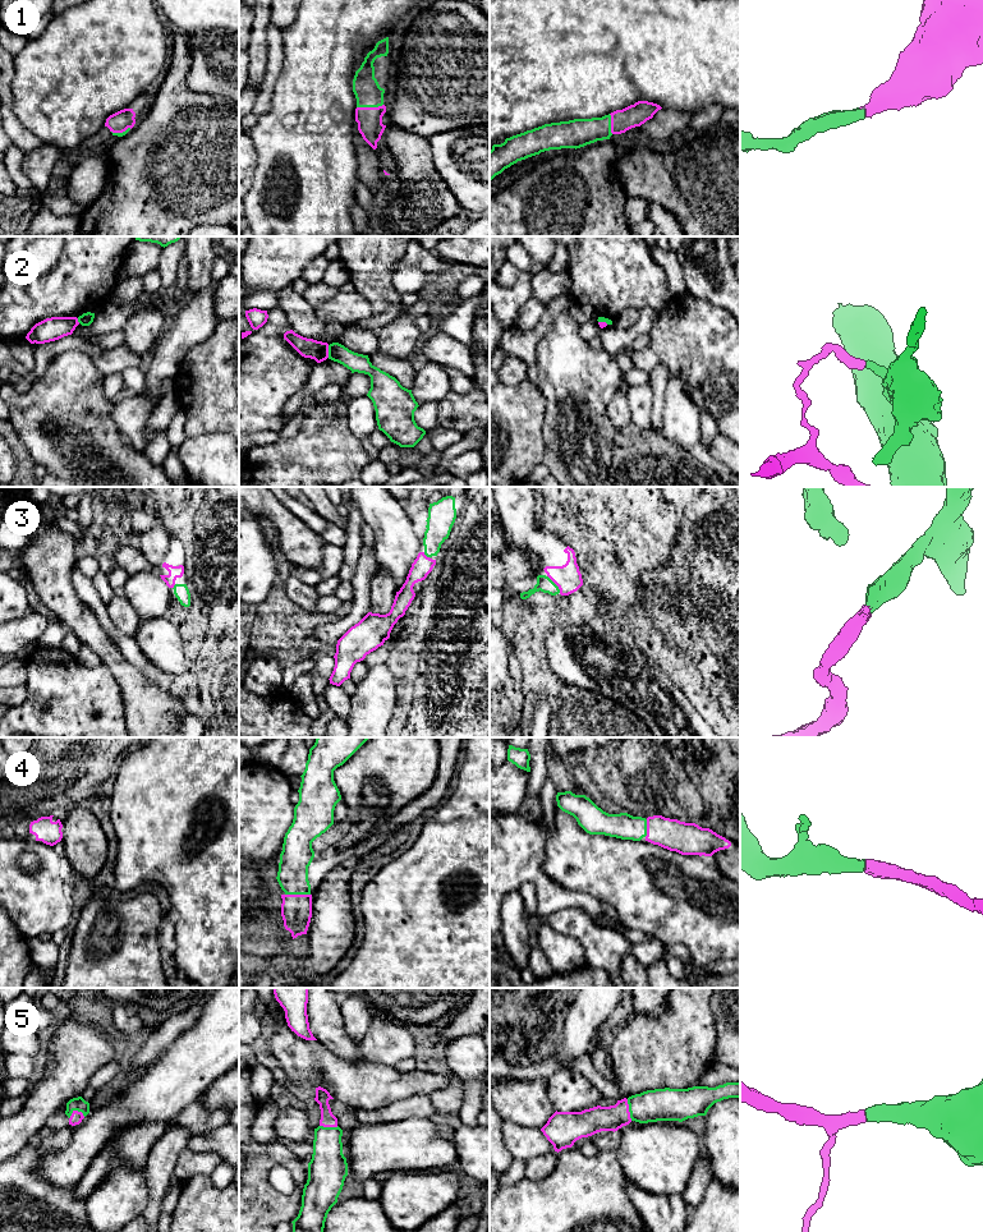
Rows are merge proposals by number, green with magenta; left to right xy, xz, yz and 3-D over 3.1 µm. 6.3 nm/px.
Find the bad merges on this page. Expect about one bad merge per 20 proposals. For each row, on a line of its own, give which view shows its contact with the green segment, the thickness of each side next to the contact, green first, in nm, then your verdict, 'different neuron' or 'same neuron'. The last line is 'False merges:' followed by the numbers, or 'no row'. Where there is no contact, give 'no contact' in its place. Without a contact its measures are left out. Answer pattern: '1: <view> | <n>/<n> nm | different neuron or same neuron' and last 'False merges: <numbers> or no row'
1: xz | 170/160 nm | same neuron
2: xz | 120/130 nm | different neuron
3: yz | 100/170 nm | same neuron
4: xz | 200/190 nm | same neuron
5: yz | 200/160 nm | same neuron
False merges: 2

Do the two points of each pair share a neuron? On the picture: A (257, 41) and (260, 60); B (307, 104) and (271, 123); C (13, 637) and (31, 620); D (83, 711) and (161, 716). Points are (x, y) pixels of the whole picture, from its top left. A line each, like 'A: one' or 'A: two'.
A: one
B: one
C: one
D: two

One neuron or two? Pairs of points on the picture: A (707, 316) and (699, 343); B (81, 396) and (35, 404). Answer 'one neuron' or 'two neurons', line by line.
A: one neuron
B: one neuron

